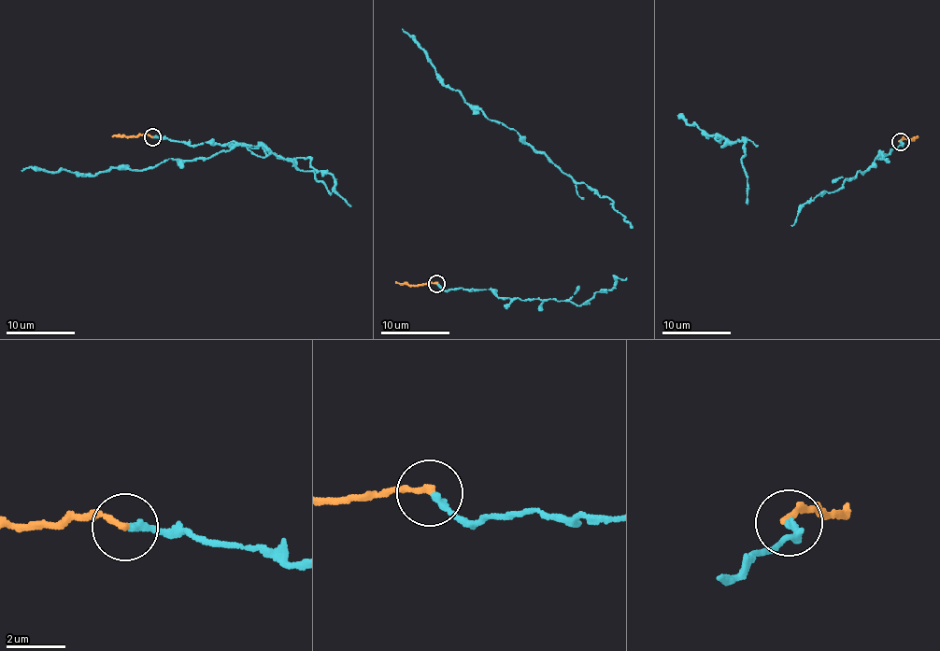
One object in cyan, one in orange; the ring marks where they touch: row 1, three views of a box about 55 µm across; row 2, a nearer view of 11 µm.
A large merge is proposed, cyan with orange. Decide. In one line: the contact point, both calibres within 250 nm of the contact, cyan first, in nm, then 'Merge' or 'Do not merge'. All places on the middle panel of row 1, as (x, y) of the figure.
Place: (436, 284). Thickness 220 nm (cyan) against 200 nm. Merge

